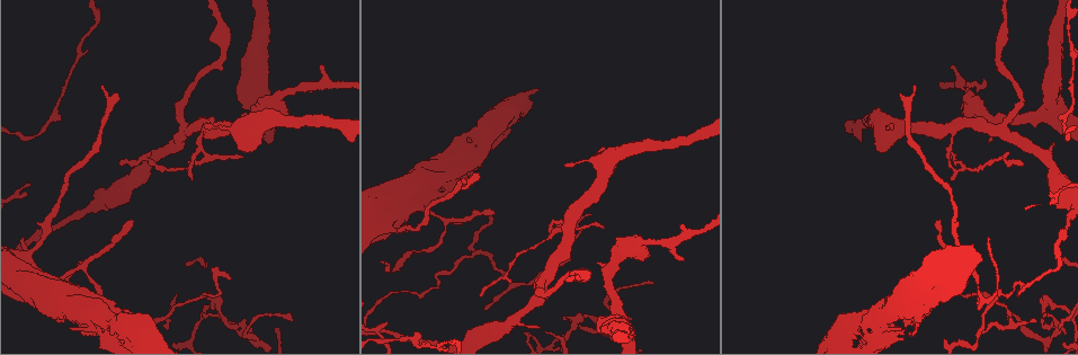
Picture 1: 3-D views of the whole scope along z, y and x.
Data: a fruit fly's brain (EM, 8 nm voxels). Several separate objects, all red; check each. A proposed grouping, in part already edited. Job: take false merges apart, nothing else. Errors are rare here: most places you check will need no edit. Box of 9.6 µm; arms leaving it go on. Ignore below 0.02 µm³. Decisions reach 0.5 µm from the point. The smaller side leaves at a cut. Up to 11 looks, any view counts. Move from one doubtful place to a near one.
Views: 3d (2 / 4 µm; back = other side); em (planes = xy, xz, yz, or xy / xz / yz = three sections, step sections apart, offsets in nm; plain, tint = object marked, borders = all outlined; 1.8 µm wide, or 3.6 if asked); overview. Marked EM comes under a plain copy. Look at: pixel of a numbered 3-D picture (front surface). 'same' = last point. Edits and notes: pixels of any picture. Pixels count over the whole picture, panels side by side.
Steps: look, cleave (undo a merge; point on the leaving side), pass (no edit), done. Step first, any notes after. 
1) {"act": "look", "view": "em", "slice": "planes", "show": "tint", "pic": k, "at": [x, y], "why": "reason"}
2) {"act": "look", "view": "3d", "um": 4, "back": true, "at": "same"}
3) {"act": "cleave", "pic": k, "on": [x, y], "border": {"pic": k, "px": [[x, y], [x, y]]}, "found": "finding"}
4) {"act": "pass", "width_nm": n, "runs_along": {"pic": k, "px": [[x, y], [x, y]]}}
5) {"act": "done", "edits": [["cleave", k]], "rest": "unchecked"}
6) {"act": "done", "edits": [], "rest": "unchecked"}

{"act": "look", "view": "em", "slice": "planes", "show": "borders", "pic": 1, "at": [440, 164]}

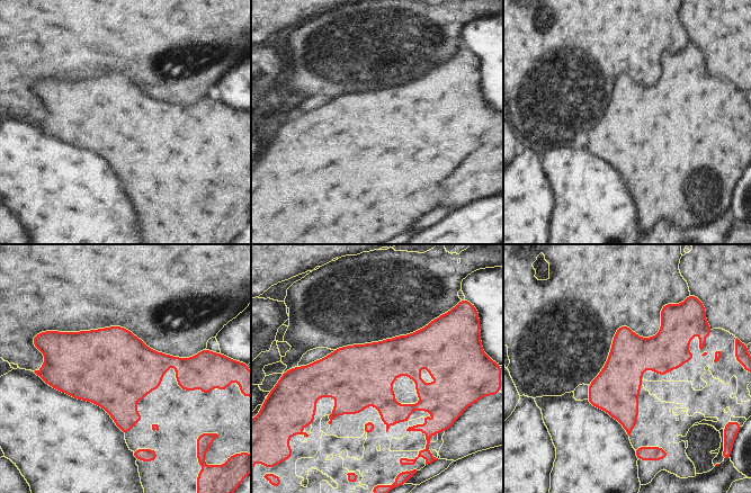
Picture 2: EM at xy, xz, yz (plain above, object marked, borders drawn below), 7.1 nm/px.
{"act": "pass", "runs_along": {"pic": 2, "px": [[664, 313], [665, 335], [628, 373], [628, 429]]}, "found": "continuous, no second cell"}

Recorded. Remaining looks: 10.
{"act": "look", "view": "3d", "um": 4, "pic": 1, "at": [87, 262], "why": "sudden change in width"}

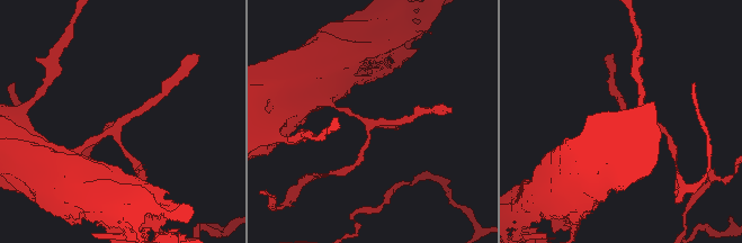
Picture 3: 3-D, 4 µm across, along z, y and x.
{"act": "look", "view": "em", "slice": "xy", "step": 16, "show": "tint", "pic": 3, "at": [370, 126]}

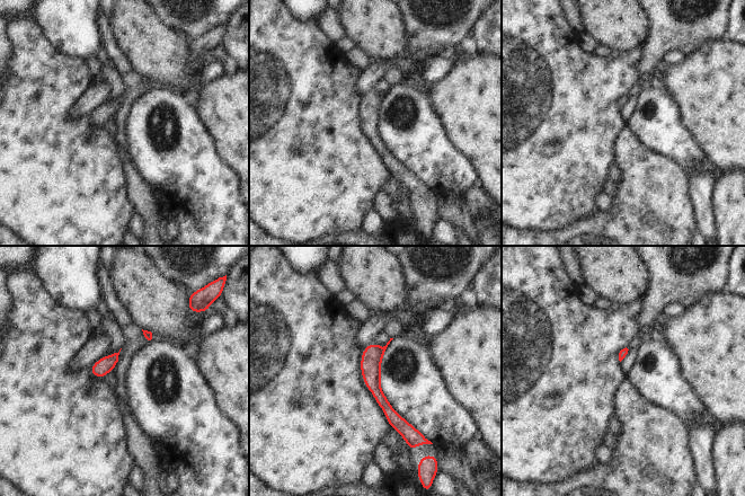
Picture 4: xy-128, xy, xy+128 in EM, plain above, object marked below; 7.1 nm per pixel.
{"act": "look", "view": "em", "slice": "planes", "show": "tint", "at": "same"}

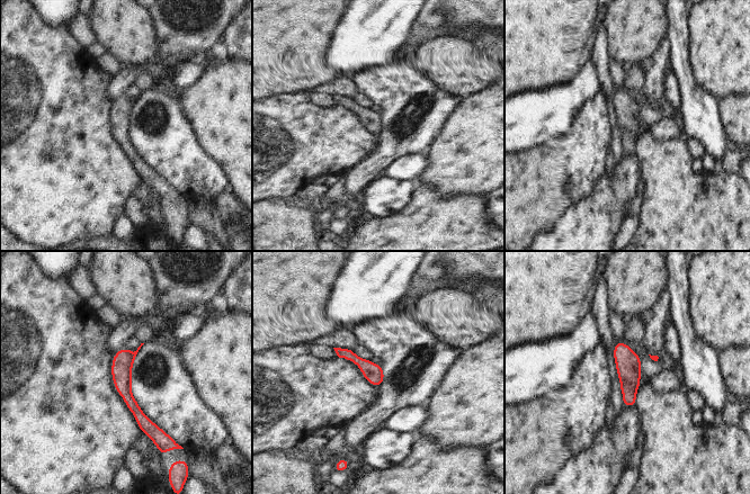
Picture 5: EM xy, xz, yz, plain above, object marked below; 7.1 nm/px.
{"act": "pass", "runs_along": {"pic": 5, "px": [[122, 352], [125, 393], [161, 434]]}, "found": "all the same cell"}

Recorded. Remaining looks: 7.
{"act": "look", "view": "3d", "um": 4, "pic": 1, "at": [844, 338], "why": "closes a loop"}

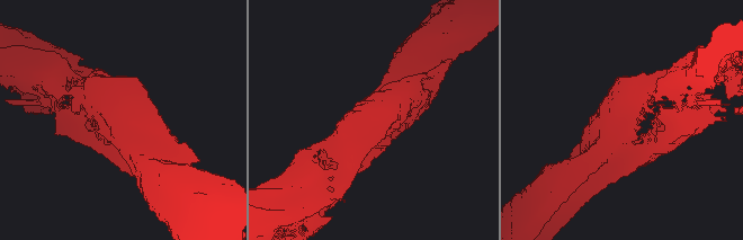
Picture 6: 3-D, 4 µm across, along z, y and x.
{"act": "look", "view": "em", "um": 3.6, "slice": "xz", "step": 8, "show": "tint", "pic": 6, "at": [113, 115], "why": "now the EM"}

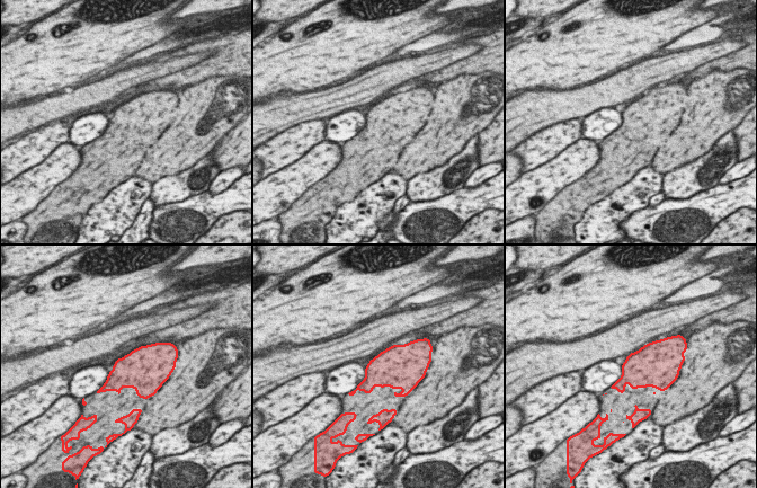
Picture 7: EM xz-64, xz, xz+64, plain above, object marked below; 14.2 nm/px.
{"act": "look", "view": "em", "um": 3.6, "slice": "planes", "show": "tint", "at": "same", "why": "another direction"}

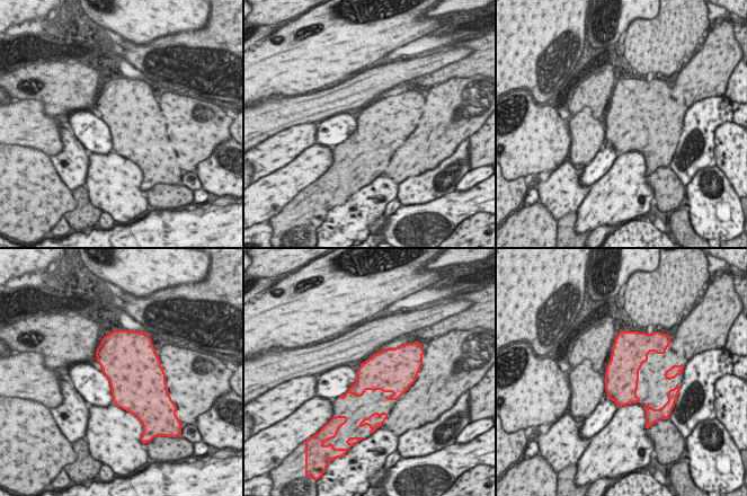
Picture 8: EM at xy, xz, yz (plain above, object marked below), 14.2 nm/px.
{"act": "pass", "width_nm": 480, "found": "continuous, no second cell"}

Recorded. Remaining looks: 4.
{"act": "look", "view": "3d", "um": 4, "pic": 1, "at": [1054, 332], "why": "abrupt turn"}

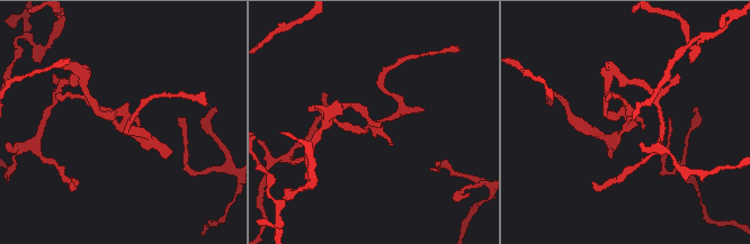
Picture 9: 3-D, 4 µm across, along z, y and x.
{"act": "look", "view": "em", "slice": "yz", "step": 16, "show": "tint", "pic": 9, "at": [628, 127]}

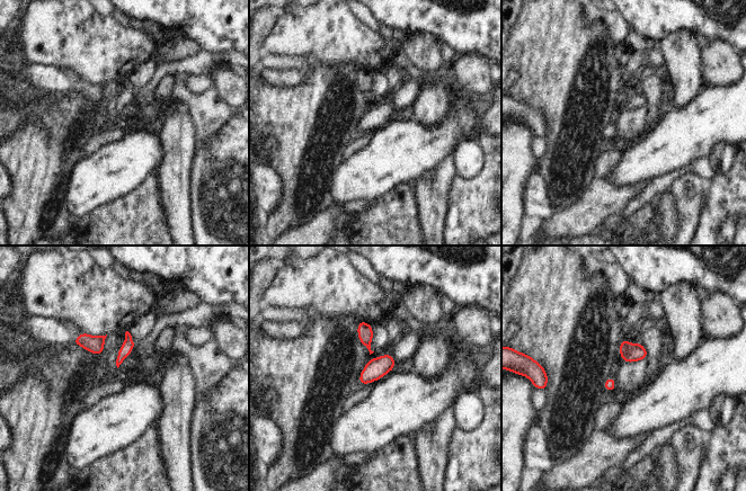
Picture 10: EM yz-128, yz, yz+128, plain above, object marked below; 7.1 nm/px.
{"act": "look", "view": "em", "slice": "planes", "show": "borders", "at": "same"}

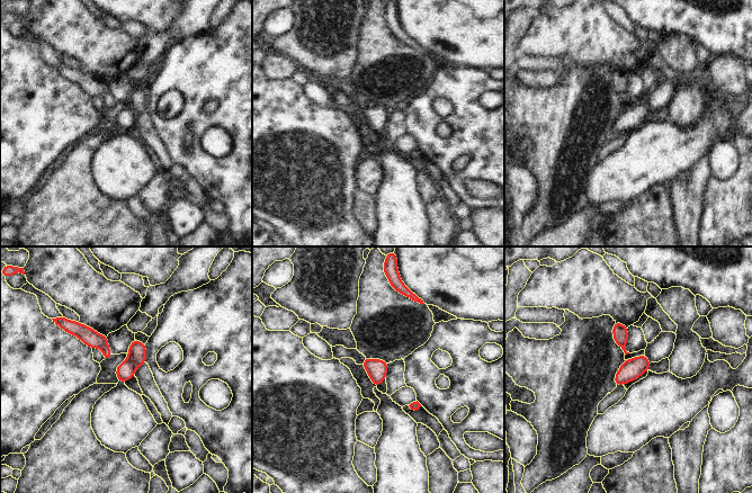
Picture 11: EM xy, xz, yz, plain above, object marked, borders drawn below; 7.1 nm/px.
{"act": "cleave", "pic": 11, "on": [125, 370], "border": {"pic": 11, "px": [[128, 358], [135, 368]]}, "found": "two cells meet here"}

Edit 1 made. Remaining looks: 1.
{"act": "done", "edits": [["cleave", 11]], "rest": "unchecked"}

